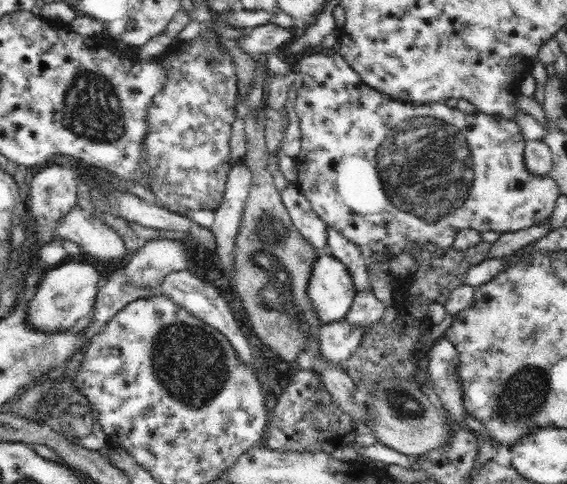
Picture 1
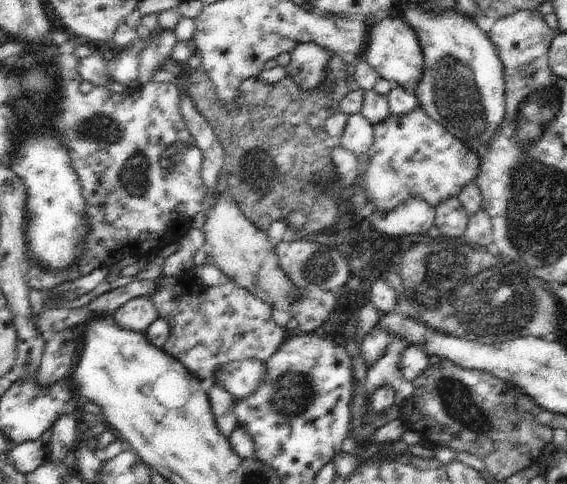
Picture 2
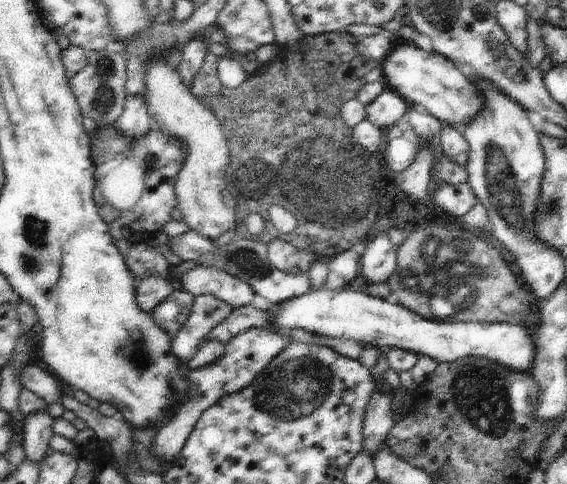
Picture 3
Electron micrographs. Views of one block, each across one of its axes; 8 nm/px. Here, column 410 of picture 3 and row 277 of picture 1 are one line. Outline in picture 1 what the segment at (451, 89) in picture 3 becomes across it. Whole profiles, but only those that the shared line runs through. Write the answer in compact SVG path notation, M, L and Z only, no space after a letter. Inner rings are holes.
M64 262L60 266L50 268L42 278L36 296L28 302L26 324L40 332L66 332L72 328L80 328L94 312L94 302L102 288L102 282L104 274L92 264Z

